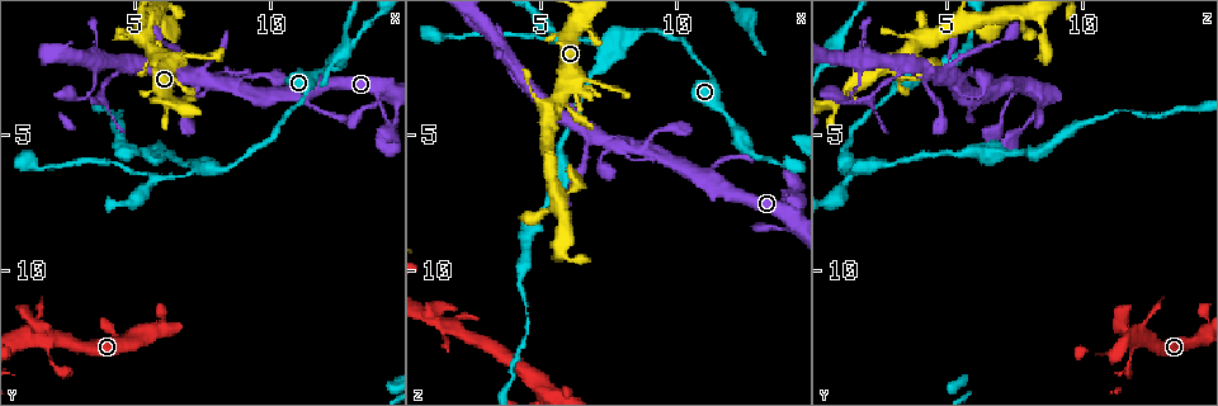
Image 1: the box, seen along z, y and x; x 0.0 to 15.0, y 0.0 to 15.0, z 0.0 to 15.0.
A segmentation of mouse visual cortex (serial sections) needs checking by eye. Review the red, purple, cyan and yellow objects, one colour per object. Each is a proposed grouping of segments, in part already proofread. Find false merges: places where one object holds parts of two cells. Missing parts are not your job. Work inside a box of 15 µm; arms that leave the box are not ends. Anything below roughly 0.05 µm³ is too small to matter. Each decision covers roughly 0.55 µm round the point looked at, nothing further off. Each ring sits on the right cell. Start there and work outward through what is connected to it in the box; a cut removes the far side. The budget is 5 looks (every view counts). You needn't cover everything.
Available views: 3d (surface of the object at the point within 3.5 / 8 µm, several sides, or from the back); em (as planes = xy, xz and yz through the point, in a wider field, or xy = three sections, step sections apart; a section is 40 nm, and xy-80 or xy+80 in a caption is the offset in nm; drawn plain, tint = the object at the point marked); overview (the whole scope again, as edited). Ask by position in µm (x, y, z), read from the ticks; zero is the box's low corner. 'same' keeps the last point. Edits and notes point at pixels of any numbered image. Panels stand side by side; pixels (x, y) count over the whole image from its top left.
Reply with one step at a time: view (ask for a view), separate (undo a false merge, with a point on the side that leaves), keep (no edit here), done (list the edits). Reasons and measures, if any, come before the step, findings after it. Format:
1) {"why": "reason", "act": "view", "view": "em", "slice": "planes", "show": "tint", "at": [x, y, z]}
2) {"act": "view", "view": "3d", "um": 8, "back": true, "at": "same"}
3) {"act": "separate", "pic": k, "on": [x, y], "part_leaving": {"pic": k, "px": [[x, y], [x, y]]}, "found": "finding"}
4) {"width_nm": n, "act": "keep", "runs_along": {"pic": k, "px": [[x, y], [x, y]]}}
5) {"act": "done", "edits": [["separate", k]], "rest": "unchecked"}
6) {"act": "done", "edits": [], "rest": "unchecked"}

{"why": "branch point", "act": "view", "view": "3d", "um": 3.5, "at": [5.6, 6.5, 1.3]}

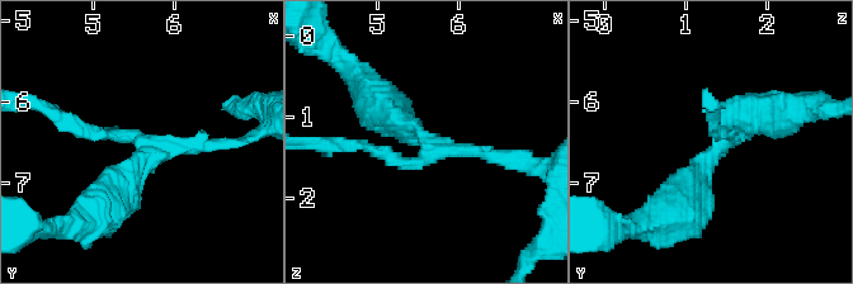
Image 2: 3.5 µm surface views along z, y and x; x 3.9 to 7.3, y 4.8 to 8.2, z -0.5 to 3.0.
{"arms": 3, "arm_widths_nm": [150, 150, 300], "act": "view", "view": "em", "slice": "xy", "step": 1, "show": "tint", "at": [5.70, 6.55, 1.40]}

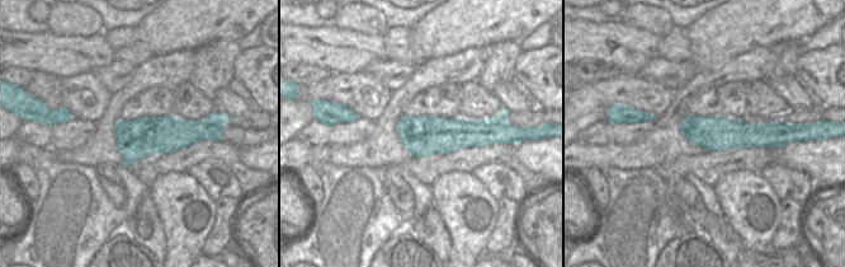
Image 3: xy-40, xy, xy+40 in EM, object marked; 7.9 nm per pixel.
{"act": "keep", "runs_along": {"pic": 2, "px": [[235, 142], [149, 146], [75, 126]]}, "found": "all the same cell"}

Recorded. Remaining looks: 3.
{"why": "four arms meet", "act": "view", "view": "3d", "um": 3.5, "at": [7.7, 3.2, 5.5]}

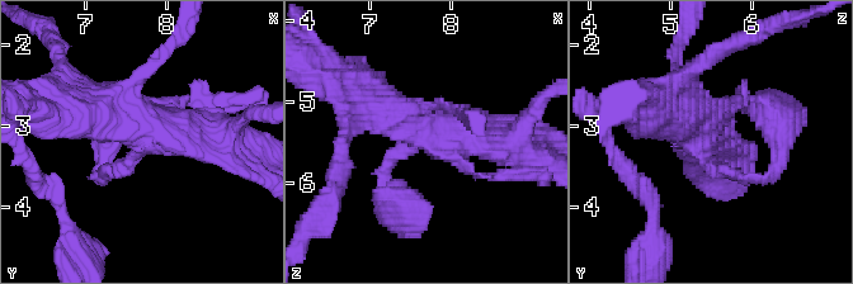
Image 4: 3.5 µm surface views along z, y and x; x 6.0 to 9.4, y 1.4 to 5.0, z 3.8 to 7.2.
{"act": "view", "view": "em", "slice": "xy", "step": 5, "show": "tint", "at": [7.70, 3.30, 5.40]}

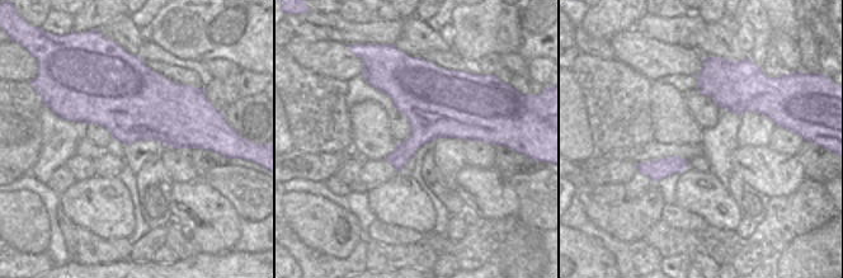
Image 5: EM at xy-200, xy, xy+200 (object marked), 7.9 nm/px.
{"why": "cut it another way", "act": "view", "view": "em", "slice": "xy", "step": 3, "show": "tint", "at": "same"}

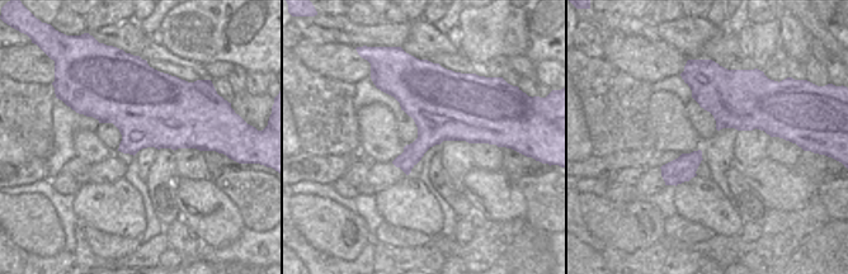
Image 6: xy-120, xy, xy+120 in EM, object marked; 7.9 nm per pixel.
{"act": "keep", "runs_along": {"pic": 4, "px": [[512, 148], [395, 116], [361, 93]]}, "found": "all the same cell"}

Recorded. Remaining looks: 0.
{"act": "done", "edits": [], "rest": "unchecked"}

